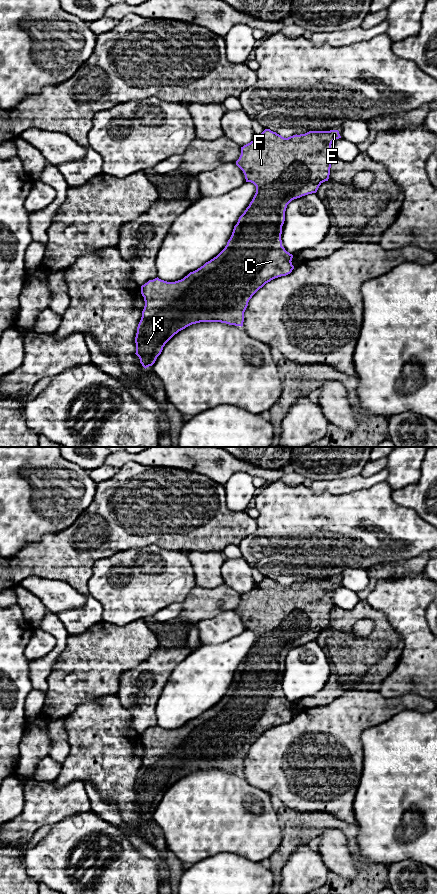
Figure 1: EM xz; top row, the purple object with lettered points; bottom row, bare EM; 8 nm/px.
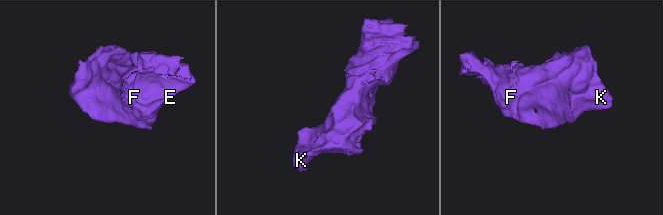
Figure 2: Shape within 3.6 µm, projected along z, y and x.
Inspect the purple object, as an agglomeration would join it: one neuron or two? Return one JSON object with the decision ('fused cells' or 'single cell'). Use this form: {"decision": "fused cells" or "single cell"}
{"decision": "single cell"}

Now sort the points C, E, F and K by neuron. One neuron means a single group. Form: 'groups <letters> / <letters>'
groups C E F K

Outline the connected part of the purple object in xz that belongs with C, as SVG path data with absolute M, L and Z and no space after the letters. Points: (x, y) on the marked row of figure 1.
M270 129L256 135L250 143L241 147L241 155L236 165L243 171L246 182L256 186L256 193L239 217L225 248L213 259L183 279L167 282L158 277L141 286L145 306L135 337L136 355L146 369L152 366L161 354L165 344L179 331L200 322L221 322L243 326L244 312L252 296L271 280L292 272L293 255L282 246L281 234L287 205L294 199L316 193L319 186L328 181L332 162L336 159L331 144L341 138L338 130L309 131L305 134L284 138Z

